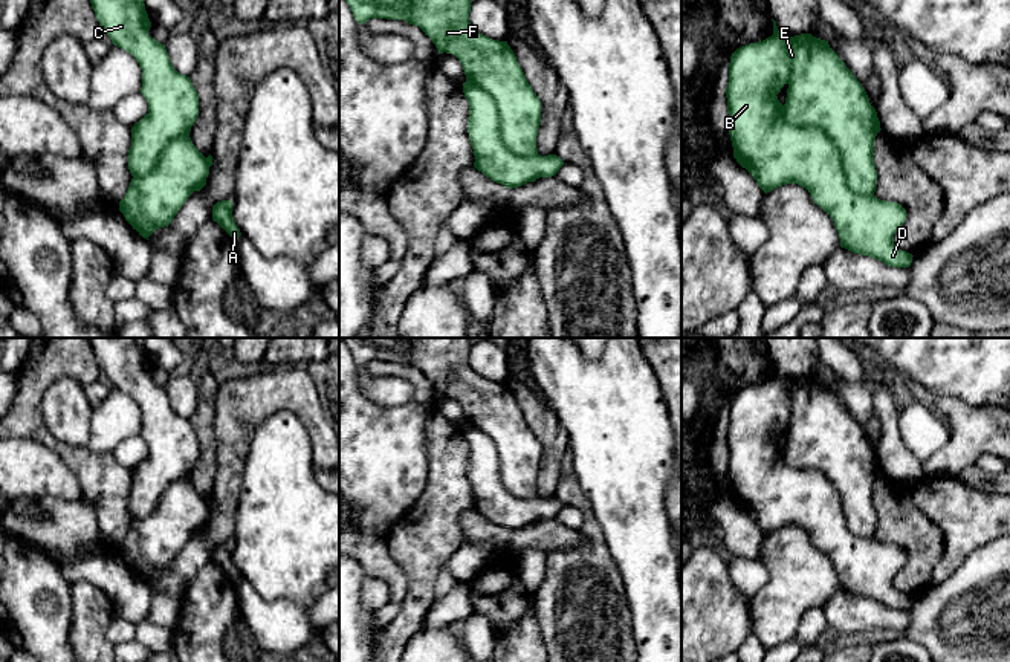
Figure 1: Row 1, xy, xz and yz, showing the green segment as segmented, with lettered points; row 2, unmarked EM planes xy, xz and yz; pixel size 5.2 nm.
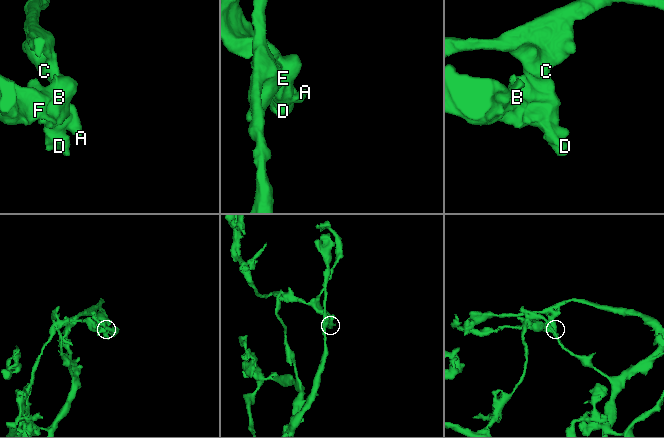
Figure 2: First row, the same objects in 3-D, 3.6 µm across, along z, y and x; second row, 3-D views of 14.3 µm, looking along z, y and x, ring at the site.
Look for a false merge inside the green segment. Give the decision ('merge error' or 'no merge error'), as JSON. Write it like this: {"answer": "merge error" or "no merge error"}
{"answer": "merge error"}

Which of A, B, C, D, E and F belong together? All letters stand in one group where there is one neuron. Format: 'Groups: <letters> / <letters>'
Groups: A C E / B D F

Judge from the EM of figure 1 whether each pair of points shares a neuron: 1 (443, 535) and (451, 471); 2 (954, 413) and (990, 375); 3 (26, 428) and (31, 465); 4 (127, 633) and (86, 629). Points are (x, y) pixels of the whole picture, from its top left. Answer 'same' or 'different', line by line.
1: same
2: different
3: different
4: different

